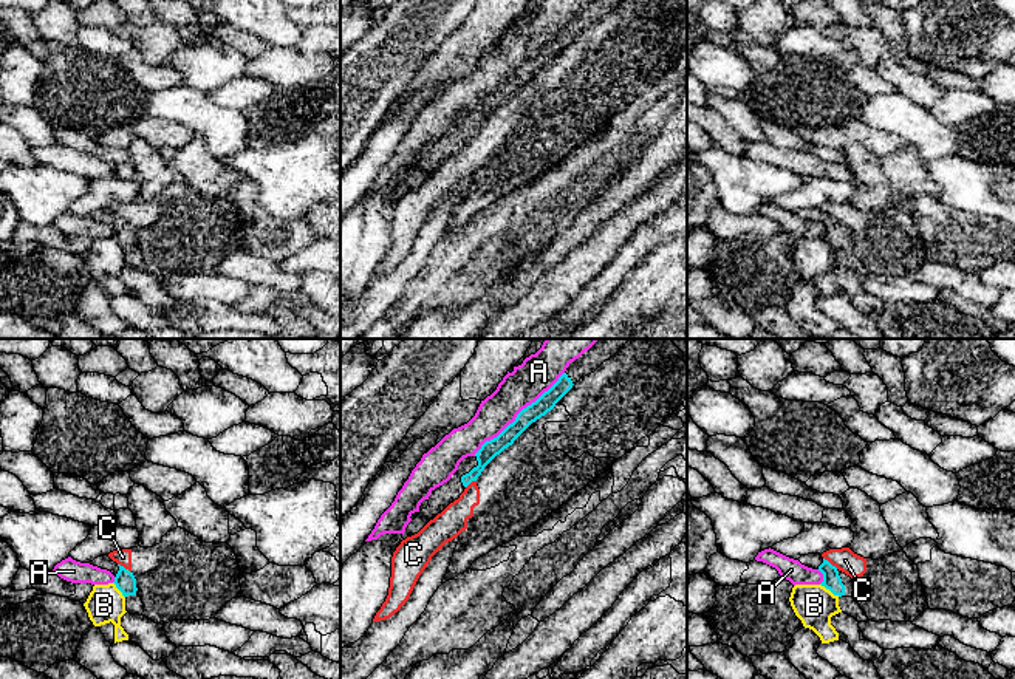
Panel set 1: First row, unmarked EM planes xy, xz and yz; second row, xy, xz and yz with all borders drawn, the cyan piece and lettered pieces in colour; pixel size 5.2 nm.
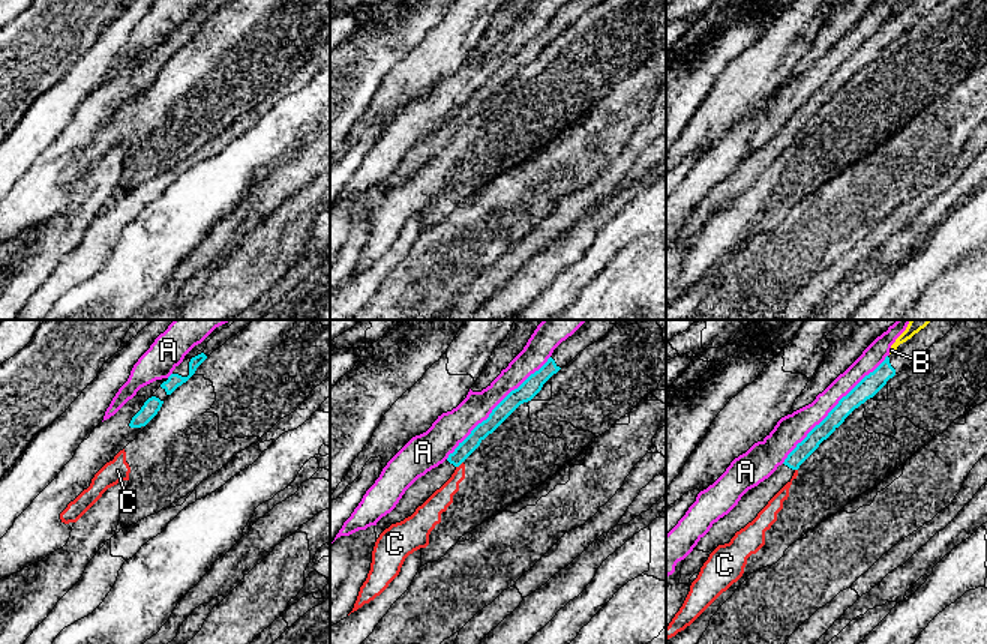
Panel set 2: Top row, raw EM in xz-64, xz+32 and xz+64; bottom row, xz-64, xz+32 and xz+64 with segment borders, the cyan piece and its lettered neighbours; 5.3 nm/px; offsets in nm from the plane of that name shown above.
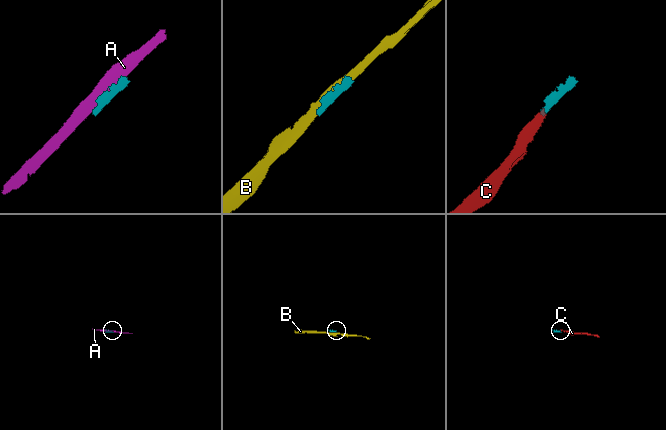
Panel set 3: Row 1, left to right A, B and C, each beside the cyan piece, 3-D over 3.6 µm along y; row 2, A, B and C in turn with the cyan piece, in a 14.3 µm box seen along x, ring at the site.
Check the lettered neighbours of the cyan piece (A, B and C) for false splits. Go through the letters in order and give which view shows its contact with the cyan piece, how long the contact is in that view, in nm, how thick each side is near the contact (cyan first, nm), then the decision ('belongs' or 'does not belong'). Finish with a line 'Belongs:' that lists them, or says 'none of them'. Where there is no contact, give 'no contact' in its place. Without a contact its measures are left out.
A: contact in xz; length 650 nm; calibres 90 and 200 nm; does not belong
B: contact in yz; length 120 nm; calibres 100 and 220 nm; does not belong
C: contact in yz; length 100 nm; calibres 100 and 120 nm; does not belong
Belongs: none of them

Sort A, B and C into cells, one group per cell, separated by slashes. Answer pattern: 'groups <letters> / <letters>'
groups A / B / C

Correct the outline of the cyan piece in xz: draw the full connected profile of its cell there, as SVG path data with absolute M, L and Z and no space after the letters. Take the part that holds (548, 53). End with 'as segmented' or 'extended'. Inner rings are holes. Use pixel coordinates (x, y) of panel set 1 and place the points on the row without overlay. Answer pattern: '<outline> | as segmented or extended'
M591 0L579 12L569 17L559 34L545 45L535 56L523 62L515 74L509 77L497 91L486 94L473 108L464 111L458 124L443 139L432 144L429 159L419 164L412 173L401 192L405 193L418 187L430 173L441 167L450 156L460 152L464 142L481 128L484 121L537 73L551 65L555 57L572 42L582 31L594 26L605 14L613 11L622 0Z | extended

